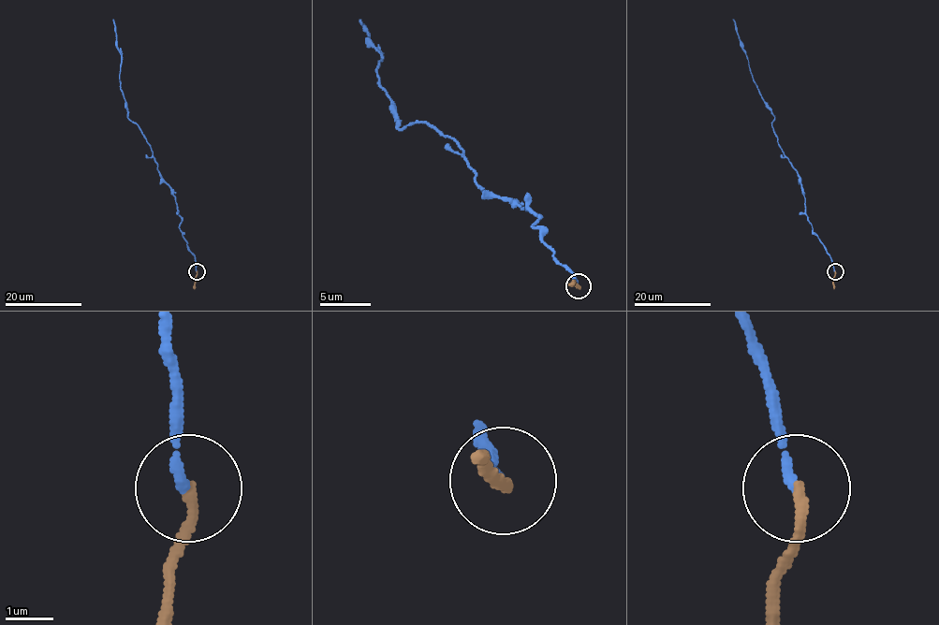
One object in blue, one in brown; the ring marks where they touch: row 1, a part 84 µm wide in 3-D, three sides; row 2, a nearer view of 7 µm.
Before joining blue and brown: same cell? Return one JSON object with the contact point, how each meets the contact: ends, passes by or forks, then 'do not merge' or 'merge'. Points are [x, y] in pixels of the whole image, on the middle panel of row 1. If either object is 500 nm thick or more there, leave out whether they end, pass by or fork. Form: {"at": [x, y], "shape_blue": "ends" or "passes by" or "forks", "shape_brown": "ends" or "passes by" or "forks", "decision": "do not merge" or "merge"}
{"at": [579, 286], "shape_blue": "ends", "shape_brown": "ends", "decision": "merge"}

